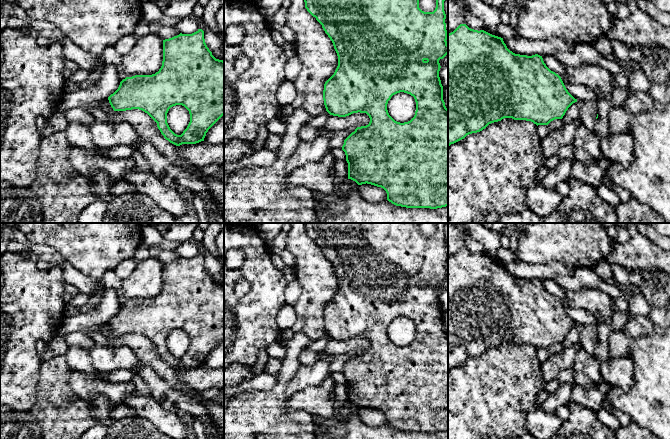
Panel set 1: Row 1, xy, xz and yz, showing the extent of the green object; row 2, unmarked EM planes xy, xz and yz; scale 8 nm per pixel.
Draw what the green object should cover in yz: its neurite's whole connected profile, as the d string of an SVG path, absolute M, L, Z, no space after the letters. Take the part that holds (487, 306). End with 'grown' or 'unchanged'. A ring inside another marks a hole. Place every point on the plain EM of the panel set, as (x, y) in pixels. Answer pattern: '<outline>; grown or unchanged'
M460 248L453 256L448 258L448 370L464 363L469 358L480 356L489 348L501 345L504 342L531 345L537 350L548 349L555 343L562 343L568 332L575 326L577 326L577 323L568 316L561 301L546 290L542 280L538 278L532 280L515 278L507 272L503 262L484 254L471 253L466 248Z; unchanged

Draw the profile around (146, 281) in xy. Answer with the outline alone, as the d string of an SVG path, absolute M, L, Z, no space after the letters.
M151 256L149 259L137 263L133 273L122 280L121 287L116 291L120 306L126 301L135 299L152 299L159 295L163 285L163 263Z

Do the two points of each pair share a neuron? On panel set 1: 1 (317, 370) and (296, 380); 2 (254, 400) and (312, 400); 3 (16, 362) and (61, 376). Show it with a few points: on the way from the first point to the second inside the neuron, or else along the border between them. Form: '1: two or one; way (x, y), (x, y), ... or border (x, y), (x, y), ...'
1: one; way (312, 375), (305, 376), (301, 380)
2: two; border (285, 400), (285, 409), (287, 411), (306, 412)
3: two; border (41, 363), (37, 392)

